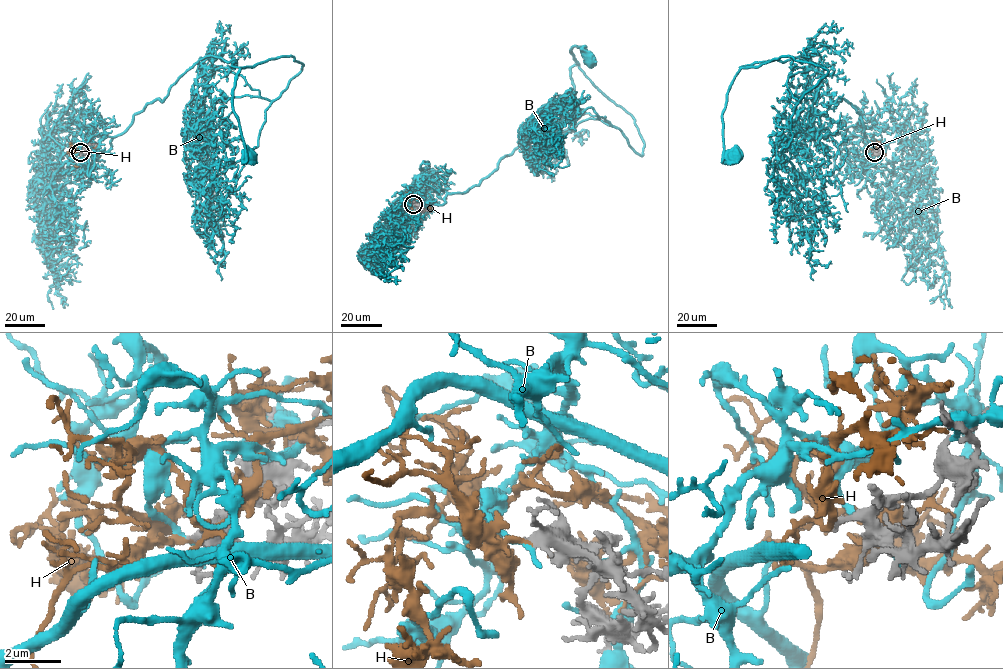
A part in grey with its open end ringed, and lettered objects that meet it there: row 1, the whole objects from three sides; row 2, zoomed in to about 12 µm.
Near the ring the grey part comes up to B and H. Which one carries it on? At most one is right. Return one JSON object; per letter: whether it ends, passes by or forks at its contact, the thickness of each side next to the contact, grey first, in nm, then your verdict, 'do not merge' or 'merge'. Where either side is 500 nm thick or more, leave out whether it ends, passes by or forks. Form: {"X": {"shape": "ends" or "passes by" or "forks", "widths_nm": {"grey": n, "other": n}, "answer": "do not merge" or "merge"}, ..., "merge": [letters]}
{"B": {"shape": "ends", "widths_nm": {"grey": 360, "other": 200}, "answer": "do not merge"}, "H": {"shape": "ends", "widths_nm": {"grey": 360, "other": 200}, "answer": "merge"}, "merge": ["H"]}

